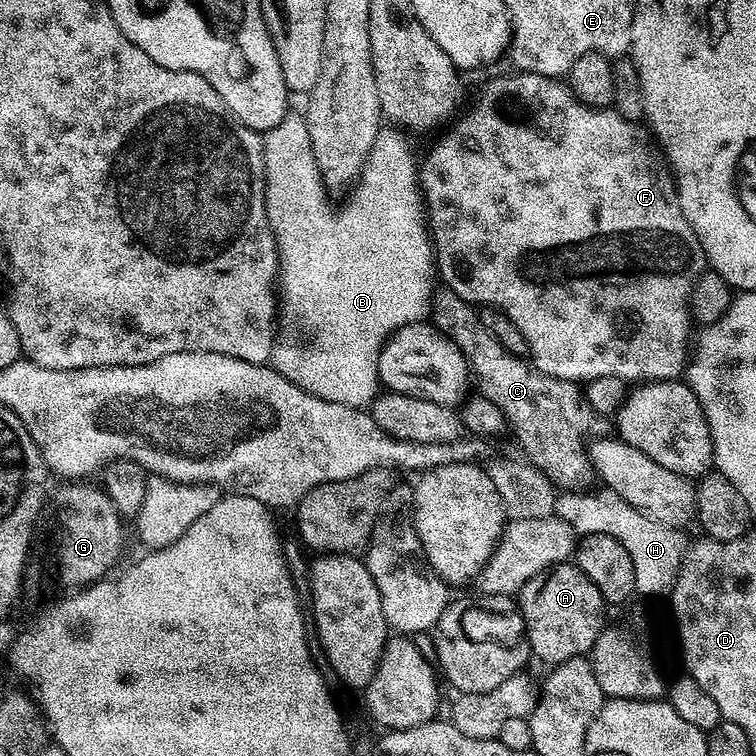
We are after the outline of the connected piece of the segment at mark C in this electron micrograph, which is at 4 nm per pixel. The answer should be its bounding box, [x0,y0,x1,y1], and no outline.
[430,286,593,490]

